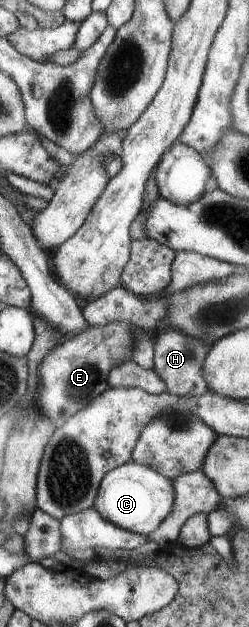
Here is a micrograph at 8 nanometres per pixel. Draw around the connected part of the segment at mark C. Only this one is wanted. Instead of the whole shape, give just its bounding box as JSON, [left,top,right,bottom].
[91,459,174,537]

